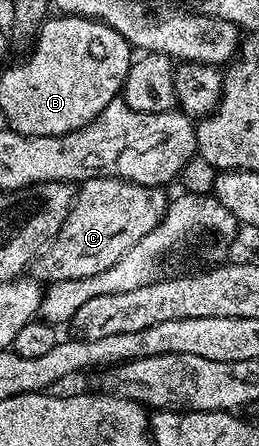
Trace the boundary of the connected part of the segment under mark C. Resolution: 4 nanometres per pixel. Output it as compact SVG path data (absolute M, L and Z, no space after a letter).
M88 178L79 183L72 200L72 207L60 231L34 263L35 277L48 284L62 280L75 280L79 277L91 276L96 272L103 272L111 265L118 264L118 260L130 248L134 248L134 244L142 239L142 236L163 220L170 201L169 195L166 196L164 193L163 189L139 186L137 182L130 182L126 178Z

